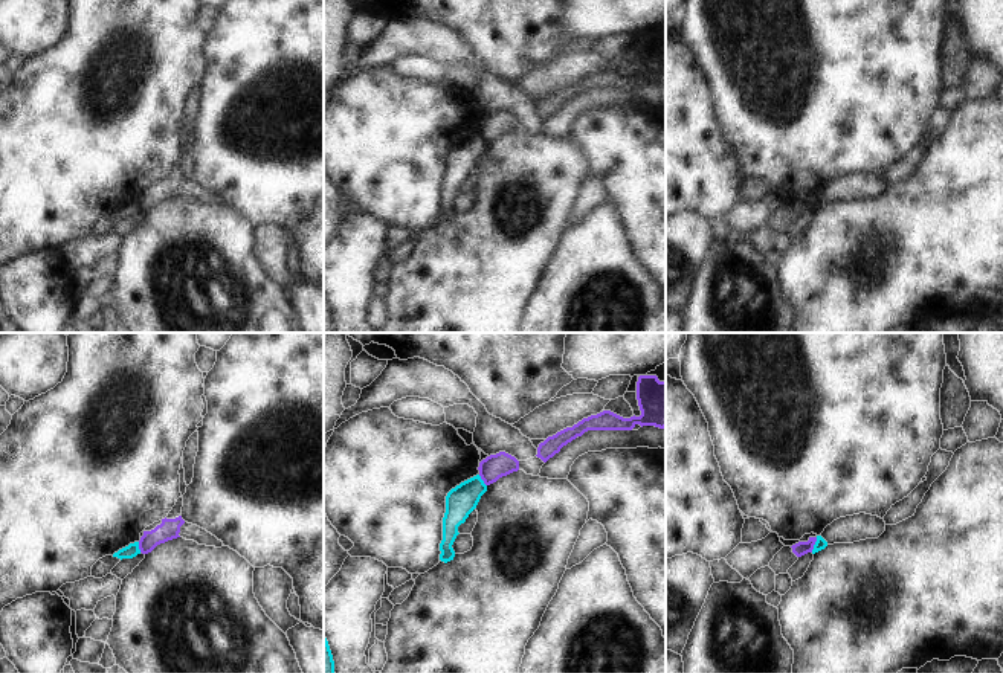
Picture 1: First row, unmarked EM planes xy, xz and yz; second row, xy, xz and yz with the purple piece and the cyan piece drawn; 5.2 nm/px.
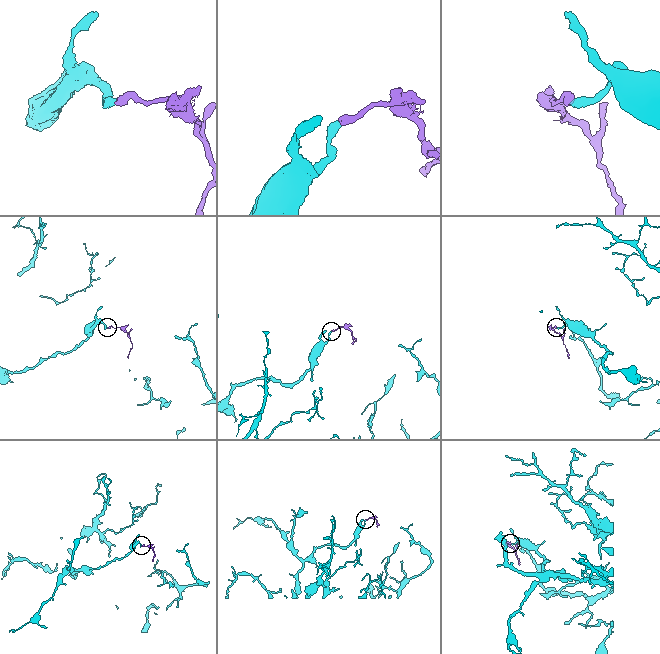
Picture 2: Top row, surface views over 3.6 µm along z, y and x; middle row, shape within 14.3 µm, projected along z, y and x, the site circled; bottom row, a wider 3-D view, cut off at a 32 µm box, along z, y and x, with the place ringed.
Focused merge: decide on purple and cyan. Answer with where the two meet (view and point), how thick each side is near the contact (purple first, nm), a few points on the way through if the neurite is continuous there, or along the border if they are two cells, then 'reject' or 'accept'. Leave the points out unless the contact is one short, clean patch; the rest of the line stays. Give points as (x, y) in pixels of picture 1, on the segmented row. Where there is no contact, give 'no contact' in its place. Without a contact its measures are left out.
contact yz (814, 544); calibres 70 and 60 nm; border yz (817, 537), (811, 551); reject

